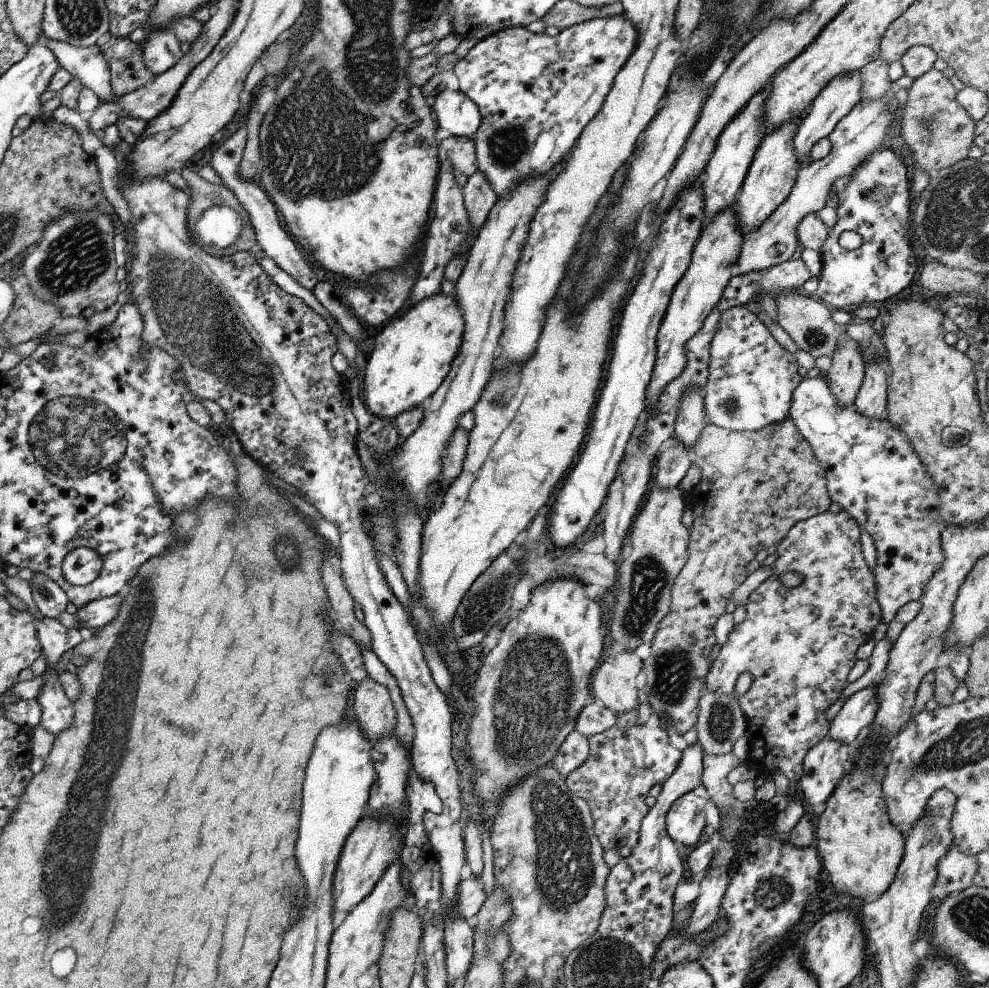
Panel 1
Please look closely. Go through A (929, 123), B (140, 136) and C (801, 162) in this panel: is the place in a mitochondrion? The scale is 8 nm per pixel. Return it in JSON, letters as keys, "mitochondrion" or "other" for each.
{"A":"mitochondrion","B":"other","C":"other"}

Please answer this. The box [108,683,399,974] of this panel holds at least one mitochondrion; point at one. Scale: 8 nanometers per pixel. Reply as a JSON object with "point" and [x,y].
{"point":[289,899]}

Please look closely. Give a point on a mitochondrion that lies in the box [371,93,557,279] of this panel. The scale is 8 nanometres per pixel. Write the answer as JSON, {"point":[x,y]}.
{"point":[506,147]}

